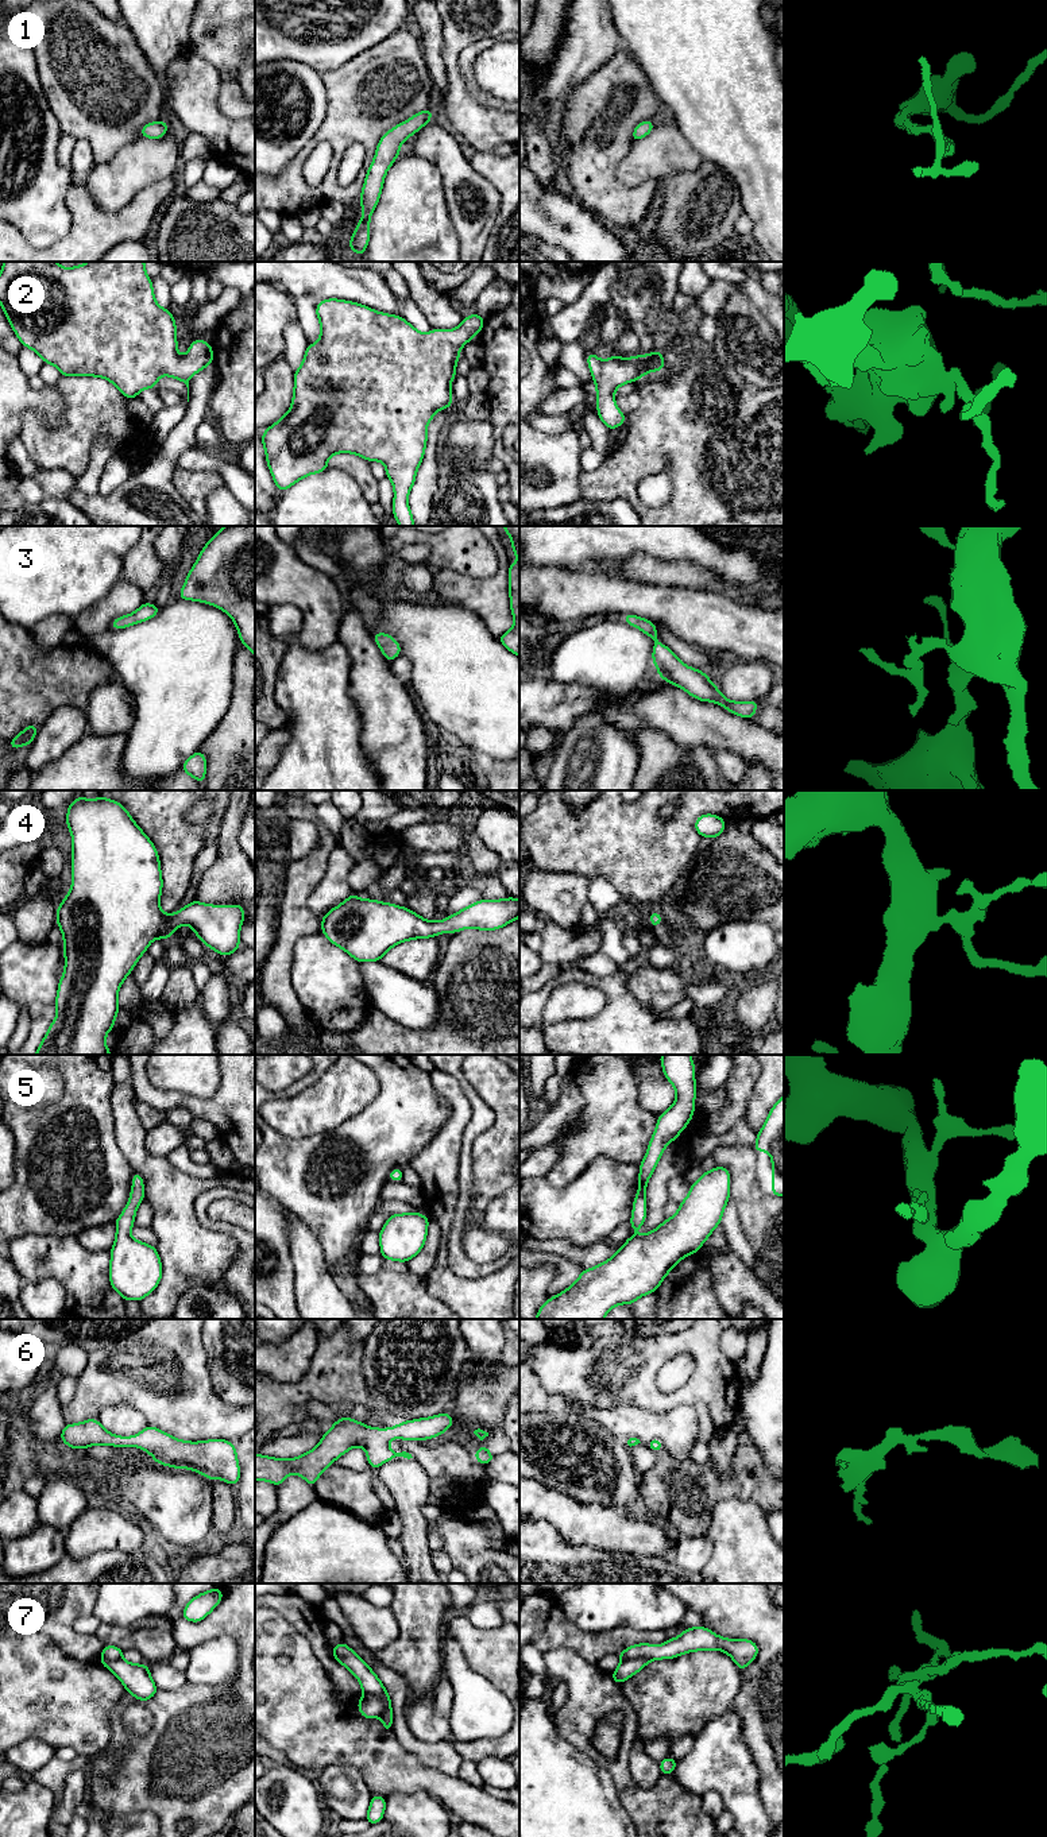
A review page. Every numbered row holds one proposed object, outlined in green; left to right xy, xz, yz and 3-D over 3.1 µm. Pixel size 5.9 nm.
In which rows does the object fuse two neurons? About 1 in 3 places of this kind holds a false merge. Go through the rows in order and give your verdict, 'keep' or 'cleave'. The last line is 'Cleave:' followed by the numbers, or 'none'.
1: keep
2: keep
3: keep
4: keep
5: keep
6: keep
7: cleave
Cleave: 7

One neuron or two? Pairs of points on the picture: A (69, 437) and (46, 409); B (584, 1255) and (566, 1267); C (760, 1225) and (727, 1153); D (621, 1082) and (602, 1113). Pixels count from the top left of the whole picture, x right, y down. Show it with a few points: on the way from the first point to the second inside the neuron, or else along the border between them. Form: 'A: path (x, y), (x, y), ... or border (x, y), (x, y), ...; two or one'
A: border (66, 406), (53, 425), (34, 410), (26, 409); two
B: border (543, 1250), (559, 1253), (582, 1269); two
C: path (754, 1207), (744, 1188), (744, 1171); one
D: path (613, 1090), (610, 1105); one

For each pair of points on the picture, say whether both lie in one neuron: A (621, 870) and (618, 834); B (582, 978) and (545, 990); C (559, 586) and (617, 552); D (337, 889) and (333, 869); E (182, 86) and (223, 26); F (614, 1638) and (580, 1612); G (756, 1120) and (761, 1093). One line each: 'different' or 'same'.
A: same
B: same
C: different
D: same
E: different
F: different
G: same

